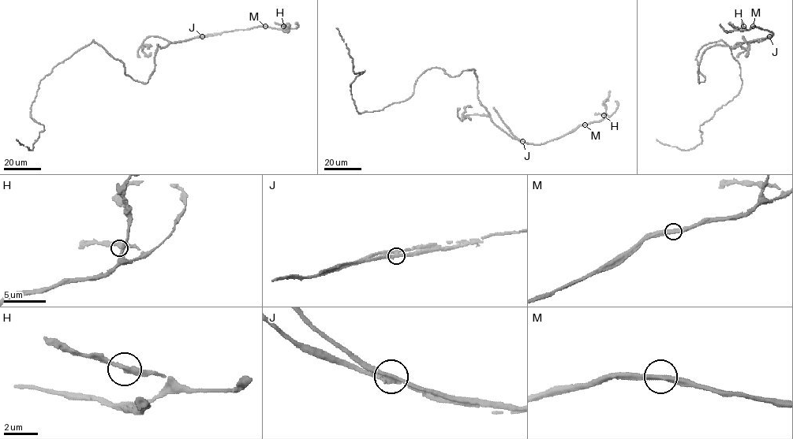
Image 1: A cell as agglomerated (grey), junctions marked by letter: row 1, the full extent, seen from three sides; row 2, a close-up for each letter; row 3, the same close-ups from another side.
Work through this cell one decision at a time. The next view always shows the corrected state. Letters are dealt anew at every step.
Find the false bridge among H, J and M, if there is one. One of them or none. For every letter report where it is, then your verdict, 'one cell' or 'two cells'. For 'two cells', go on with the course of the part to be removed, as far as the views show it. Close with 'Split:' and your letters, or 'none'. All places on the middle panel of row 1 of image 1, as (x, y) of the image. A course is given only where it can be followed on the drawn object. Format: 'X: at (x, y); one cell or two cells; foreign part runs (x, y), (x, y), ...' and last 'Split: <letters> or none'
H: at (604, 115); one cell
J: at (522, 141); two cells; foreign part runs (522, 141), (513, 134), (493, 107)
M: at (585, 124); one cell
Split: J

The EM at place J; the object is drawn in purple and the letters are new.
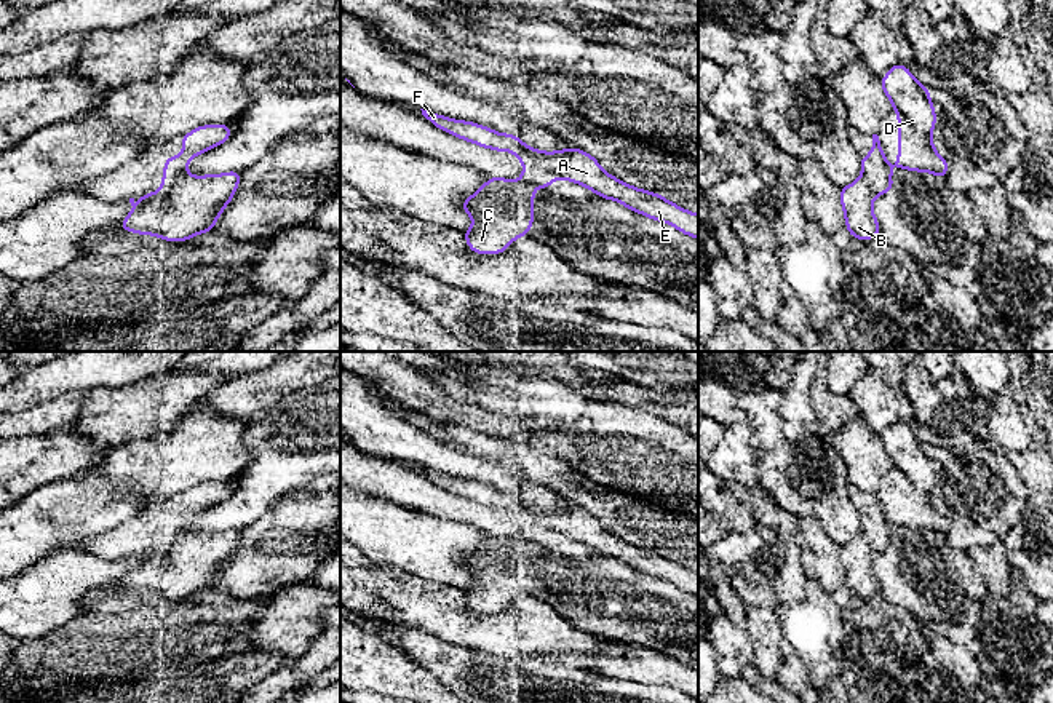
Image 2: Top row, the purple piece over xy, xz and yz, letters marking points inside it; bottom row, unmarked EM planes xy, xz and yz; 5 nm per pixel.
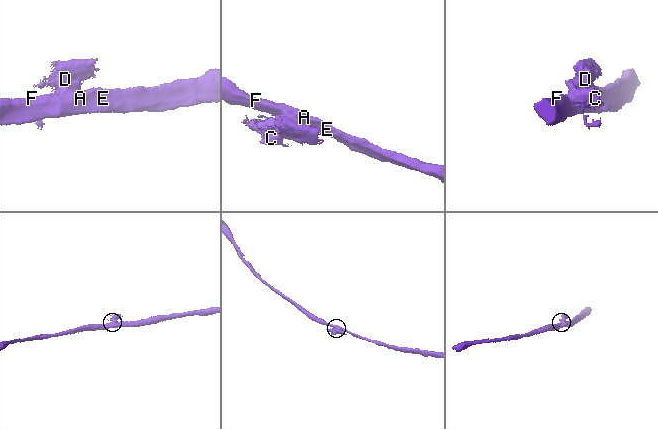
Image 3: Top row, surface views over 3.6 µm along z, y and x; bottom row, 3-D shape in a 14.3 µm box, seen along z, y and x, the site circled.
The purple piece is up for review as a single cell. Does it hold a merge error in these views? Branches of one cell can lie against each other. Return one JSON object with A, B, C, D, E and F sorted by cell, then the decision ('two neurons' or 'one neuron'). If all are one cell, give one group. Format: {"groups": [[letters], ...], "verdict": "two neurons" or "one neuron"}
{"groups": [["A", "B", "E", "F"], ["C", "D"]], "verdict": "two neurons"}

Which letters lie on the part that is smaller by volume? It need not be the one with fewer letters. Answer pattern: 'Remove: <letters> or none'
Remove: C, D

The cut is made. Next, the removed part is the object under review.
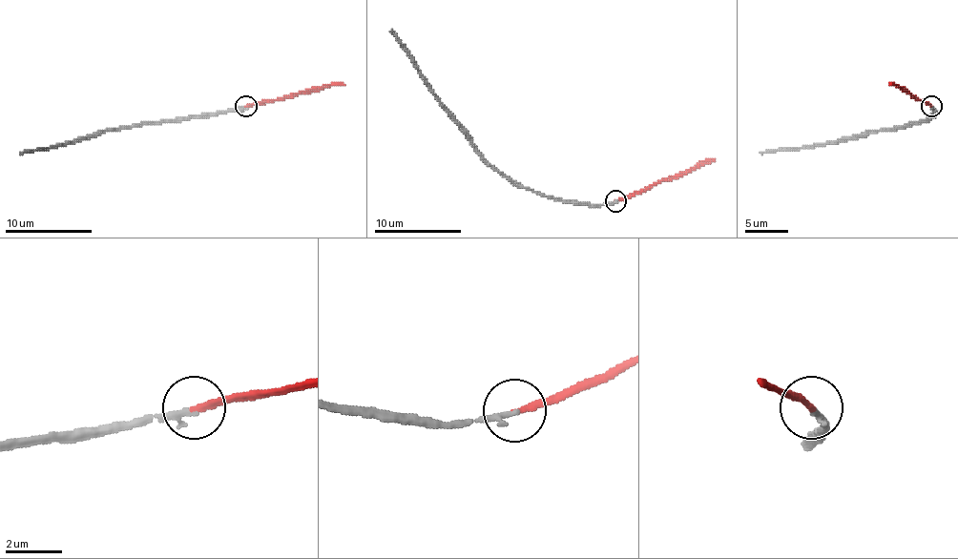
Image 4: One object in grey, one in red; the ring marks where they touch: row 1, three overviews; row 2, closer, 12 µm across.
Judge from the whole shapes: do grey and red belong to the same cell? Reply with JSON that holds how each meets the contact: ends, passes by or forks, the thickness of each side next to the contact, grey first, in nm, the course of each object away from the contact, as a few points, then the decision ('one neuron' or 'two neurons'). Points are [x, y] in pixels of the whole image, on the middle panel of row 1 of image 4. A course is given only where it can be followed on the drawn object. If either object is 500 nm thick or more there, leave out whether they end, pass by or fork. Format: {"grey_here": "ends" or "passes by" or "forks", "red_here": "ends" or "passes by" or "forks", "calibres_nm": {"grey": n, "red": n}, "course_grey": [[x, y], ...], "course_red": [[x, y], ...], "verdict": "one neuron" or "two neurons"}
{"grey_here": "ends", "red_here": "ends", "calibres_nm": {"grey": 200, "red": 220}, "course_grey": [[614, 200], [602, 204], [548, 198], [517, 187], [502, 176], [483, 156], [471, 137], [433, 92], [391, 29]], "course_red": [[614, 200], [641, 194], [662, 180], [677, 178], [715, 159]], "verdict": "one neuron"}

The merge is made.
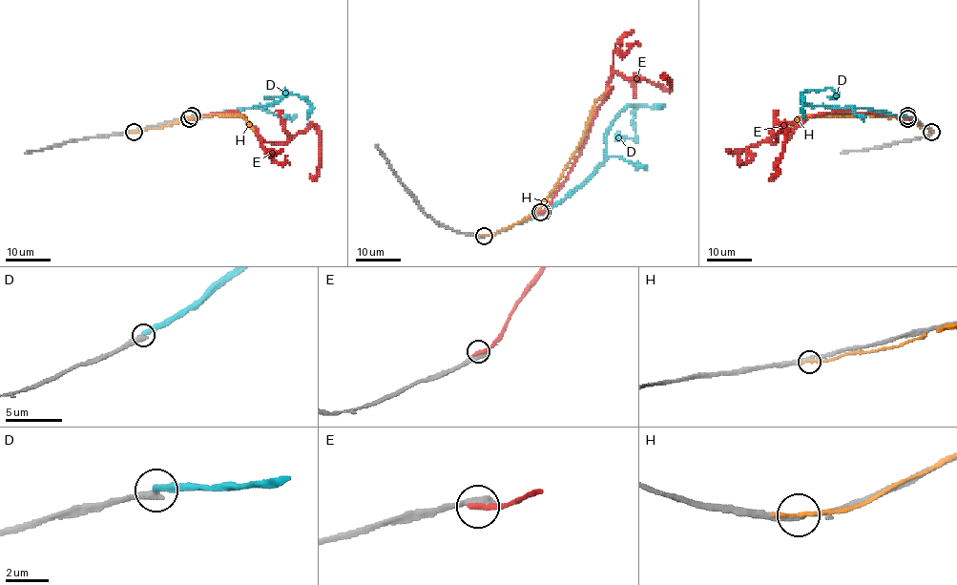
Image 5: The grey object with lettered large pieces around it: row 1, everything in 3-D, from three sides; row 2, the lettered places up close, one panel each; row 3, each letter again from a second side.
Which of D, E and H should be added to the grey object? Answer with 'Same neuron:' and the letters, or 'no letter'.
Same neuron: no letter

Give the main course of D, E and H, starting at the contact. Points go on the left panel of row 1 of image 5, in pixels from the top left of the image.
D: (192, 116), (268, 106), (279, 100), (285, 88), (282, 95), (264, 95)
E: (189, 118), (237, 112), (263, 140), (275, 142), (313, 125), (319, 135), (319, 172), (313, 177), (309, 174)
H: (134, 132), (196, 117), (241, 115), (258, 135)

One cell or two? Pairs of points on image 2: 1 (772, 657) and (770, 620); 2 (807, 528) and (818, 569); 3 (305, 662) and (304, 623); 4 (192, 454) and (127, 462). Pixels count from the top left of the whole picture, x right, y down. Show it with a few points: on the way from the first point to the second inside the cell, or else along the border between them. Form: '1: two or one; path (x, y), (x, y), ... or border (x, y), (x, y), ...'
1: one; path (770, 647), (770, 630)
2: one; path (810, 537), (818, 552), (818, 560)
3: two; border (323, 631), (304, 652), (283, 662)
4: one; path (176, 457), (146, 457), (143, 460)

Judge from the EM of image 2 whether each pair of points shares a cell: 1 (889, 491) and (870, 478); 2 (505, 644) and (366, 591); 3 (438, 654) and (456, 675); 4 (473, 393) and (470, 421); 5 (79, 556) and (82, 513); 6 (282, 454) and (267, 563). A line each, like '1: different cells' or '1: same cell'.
1: different cells
2: same cell
3: same cell
4: different cells
5: different cells
6: different cells

